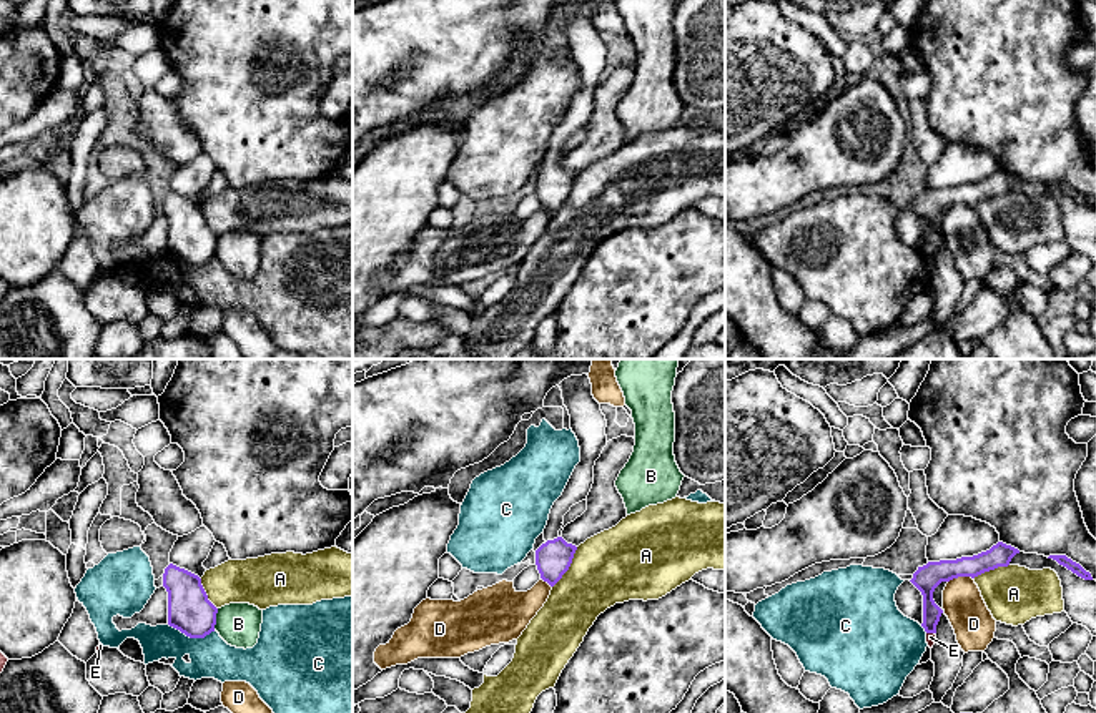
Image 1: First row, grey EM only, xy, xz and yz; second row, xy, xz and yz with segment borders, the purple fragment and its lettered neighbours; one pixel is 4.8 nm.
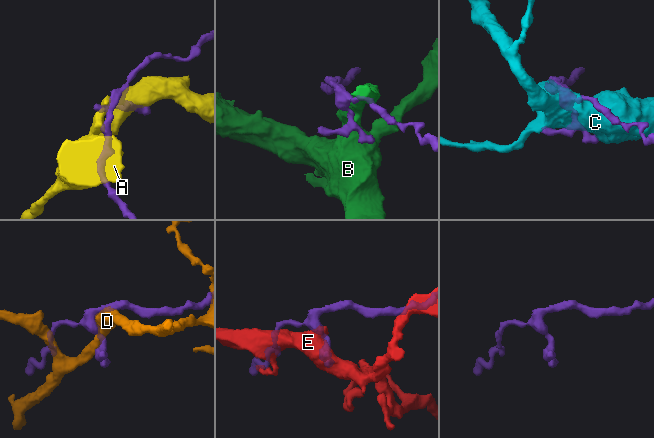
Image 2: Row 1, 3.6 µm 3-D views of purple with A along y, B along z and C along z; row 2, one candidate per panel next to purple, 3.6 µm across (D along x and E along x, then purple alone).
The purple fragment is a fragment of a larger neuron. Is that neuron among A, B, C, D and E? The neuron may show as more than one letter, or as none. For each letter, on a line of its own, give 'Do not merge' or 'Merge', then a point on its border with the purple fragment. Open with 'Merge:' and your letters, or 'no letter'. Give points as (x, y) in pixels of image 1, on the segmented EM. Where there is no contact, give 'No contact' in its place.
Merge: no letter
A: Do not merge. Touches purple at xz (569, 565)
B: Do not merge. Touches purple at xy (215, 619)
C: Do not merge. Touches purple at xy (192, 637)
D: Do not merge. Touches purple at yz (960, 575)
E: Do not merge. Touches purple at yz (930, 632)

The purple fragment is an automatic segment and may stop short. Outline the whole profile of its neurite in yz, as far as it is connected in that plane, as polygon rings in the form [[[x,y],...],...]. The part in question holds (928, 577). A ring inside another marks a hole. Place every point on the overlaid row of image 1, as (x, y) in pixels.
[[[998,542],[990,550],[956,560],[928,562],[913,573],[910,580],[923,595],[923,623],[926,633],[936,633],[943,610],[935,603],[933,592],[941,582],[958,577],[978,577],[998,567],[1008,567],[1018,548]]]

